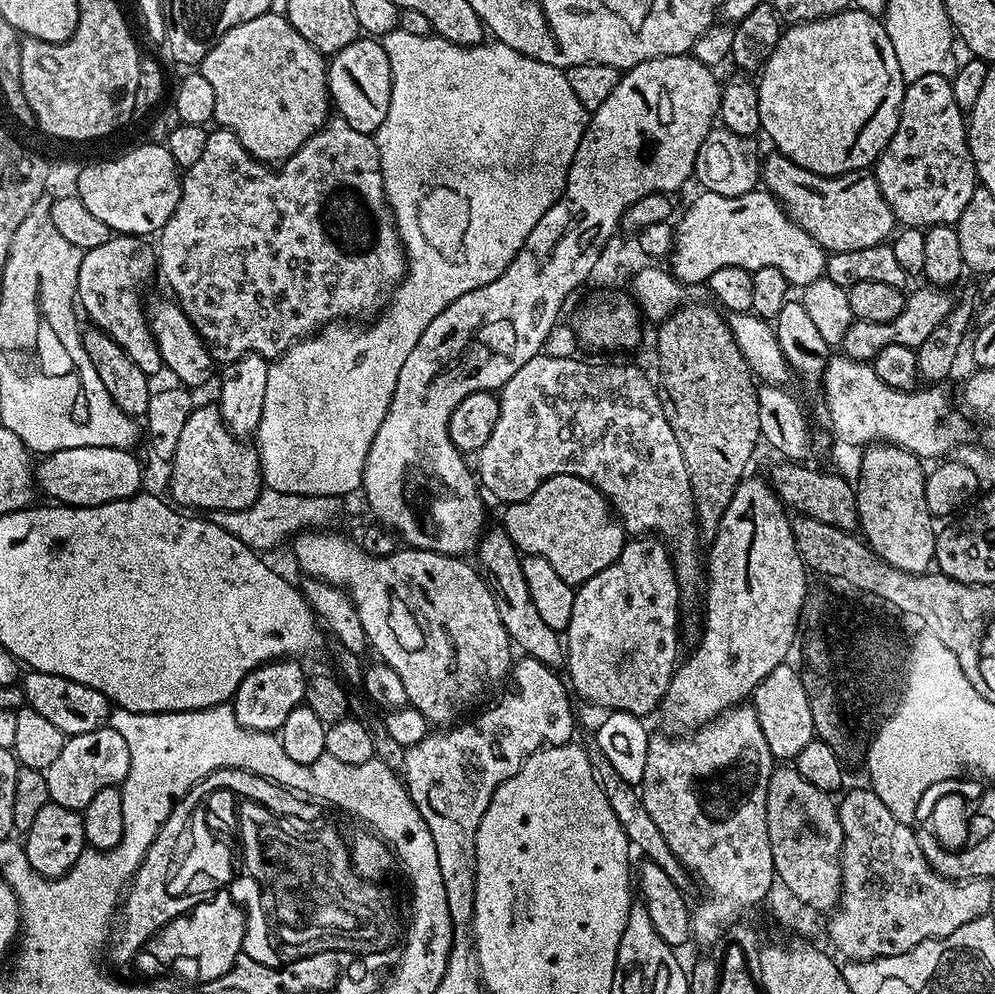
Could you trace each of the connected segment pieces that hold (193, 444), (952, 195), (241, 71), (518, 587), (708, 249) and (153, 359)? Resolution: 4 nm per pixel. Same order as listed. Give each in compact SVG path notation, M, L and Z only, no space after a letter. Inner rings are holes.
M193 407L192 413L186 418L179 435L177 452L170 463L172 469L172 496L175 503L184 510L200 510L206 508L209 513L214 511L242 511L250 507L258 498L262 489L260 475L260 453L255 447L247 448L243 439L229 432L223 420L220 419L219 407Z
M926 74L926 78L918 78L905 87L898 130L894 130L894 138L890 138L886 150L876 159L874 175L882 190L882 198L886 198L901 225L927 230L933 226L952 226L960 219L966 210L966 202L970 202L970 194L974 194L978 186L978 177L968 145L966 112L954 98L949 77Z
M276 10L234 26L209 50L198 71L214 90L212 120L236 135L261 164L283 164L330 119L325 57Z
M496 526L496 528L490 529L488 533L486 532L478 540L478 553L480 552L481 564L479 564L479 567L482 569L484 579L488 581L493 596L496 598L498 618L502 618L502 626L506 626L506 634L512 639L513 645L519 651L520 648L524 651L521 653L525 657L549 666L563 665L566 660L565 641L562 639L561 633L550 630L550 626L546 626L545 620L539 616L538 610L534 607L534 598L530 598L530 586L526 586L526 574L522 574L522 556L516 547L516 543L504 533L503 527Z
M767 190L747 192L741 196L723 196L706 191L699 195L685 210L680 225L677 223L674 228L670 272L681 284L703 285L712 277L714 270L722 270L722 266L738 266L751 273L774 266L782 270L792 286L807 286L825 275L824 247L793 222Z
M112 234L109 235L106 242L102 242L102 246L87 249L82 258L82 266L78 270L76 294L79 307L80 304L84 307L85 314L94 322L92 324L113 339L134 360L135 365L152 378L155 377L156 371L161 371L162 361L152 329L148 327L146 300L144 304L143 298L140 297L144 292L144 283L151 278L152 272L154 276L158 268L157 253L154 251L153 245L151 248L148 243L147 239L139 236Z

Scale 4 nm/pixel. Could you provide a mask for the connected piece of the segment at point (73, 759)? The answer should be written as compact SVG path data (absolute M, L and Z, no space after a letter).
M114 726L90 730L90 734L67 737L58 759L50 762L44 772L49 801L58 806L82 810L94 798L94 794L98 794L98 790L123 785L130 770L131 755L132 751L126 750L126 738L122 738Z

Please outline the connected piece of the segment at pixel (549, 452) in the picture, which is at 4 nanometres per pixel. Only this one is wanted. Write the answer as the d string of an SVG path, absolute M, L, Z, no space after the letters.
M541 354L530 358L526 366L520 367L514 378L506 382L498 392L500 398L500 413L498 422L494 426L494 434L490 434L490 442L482 446L475 457L478 480L484 483L484 488L496 500L501 500L501 505L507 506L517 504L534 490L543 480L549 480L555 476L577 476L588 483L594 485L597 490L604 495L604 499L614 509L619 521L624 526L625 533L628 534L655 534L666 541L667 547L672 554L672 564L676 568L676 579L680 581L680 598L685 609L692 608L696 604L696 591L701 591L702 581L706 572L702 567L702 556L696 553L696 540L698 541L698 517L696 514L696 500L692 497L692 487L690 486L690 474L686 470L686 458L682 458L682 446L678 446L678 438L674 438L674 430L670 430L670 422L666 422L666 414L662 410L660 394L655 383L652 384L644 377L644 372L634 365L628 364L596 364L591 368L584 360L571 360L568 356L547 356Z

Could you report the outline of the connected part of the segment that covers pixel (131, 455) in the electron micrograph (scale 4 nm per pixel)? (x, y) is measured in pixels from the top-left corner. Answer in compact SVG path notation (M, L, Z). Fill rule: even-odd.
M82 446L49 452L35 465L34 484L60 506L93 508L106 502L125 500L141 491L144 472L136 461L135 451L110 446Z

